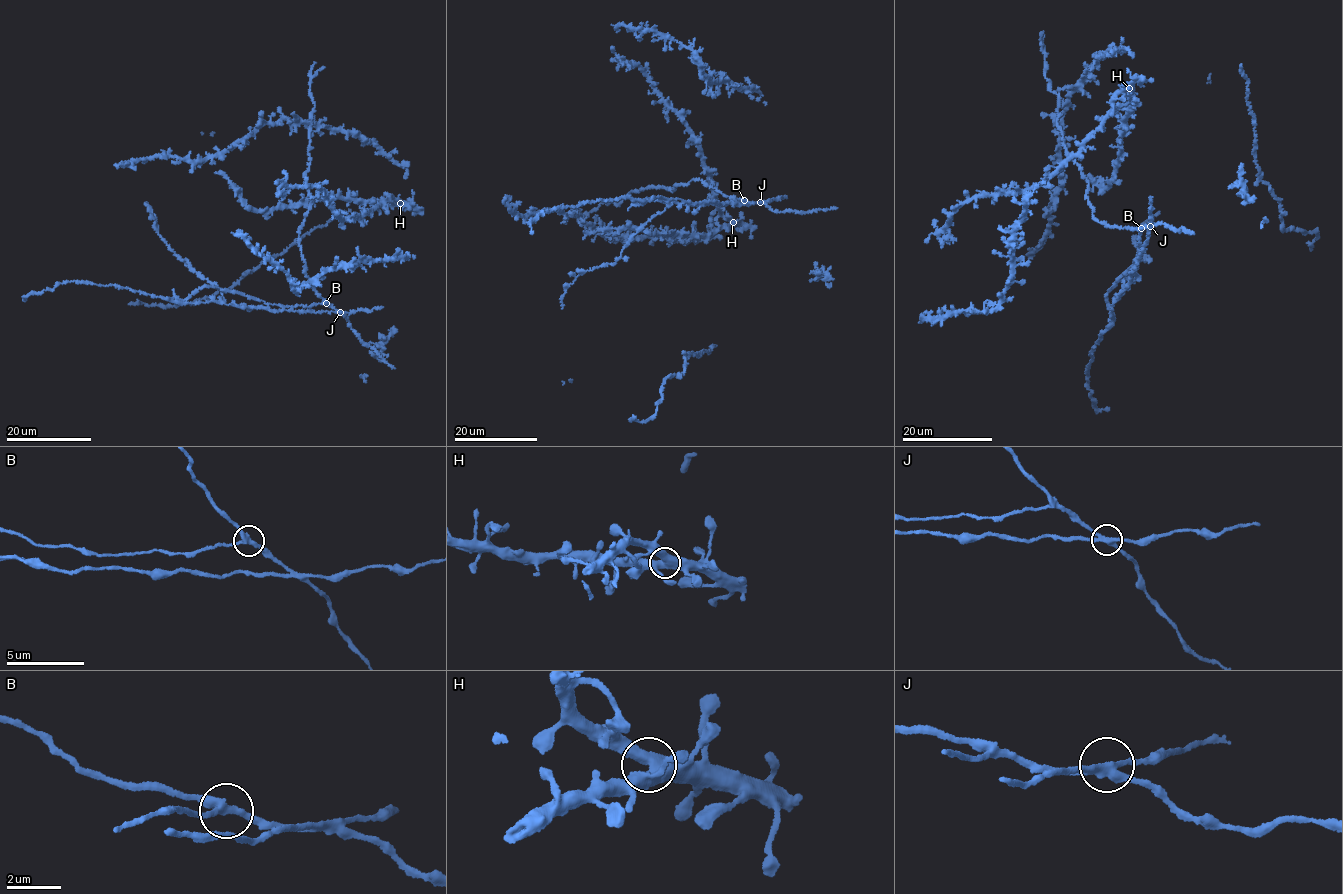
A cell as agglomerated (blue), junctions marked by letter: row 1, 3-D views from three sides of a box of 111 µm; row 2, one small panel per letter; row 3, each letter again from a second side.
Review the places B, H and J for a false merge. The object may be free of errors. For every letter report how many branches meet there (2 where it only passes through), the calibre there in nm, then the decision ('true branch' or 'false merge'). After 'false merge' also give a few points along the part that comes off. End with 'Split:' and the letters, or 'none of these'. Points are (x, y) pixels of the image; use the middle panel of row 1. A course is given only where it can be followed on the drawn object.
B: 3 branches meet; 280 nm thick; true branch
H: 4 branches meet; 500 nm thick; true branch
J: 4 branches meet; 300 nm thick; false merge
Split: J

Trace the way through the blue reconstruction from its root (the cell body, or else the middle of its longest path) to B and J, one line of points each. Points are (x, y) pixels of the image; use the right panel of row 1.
B: (1060, 98), (1058, 127), (1066, 153), (1087, 181), (1086, 199), (1093, 209), (1093, 218), (1109, 226), (1141, 228)
J: (1060, 98), (1058, 127), (1066, 153), (1087, 181), (1086, 199), (1093, 218), (1124, 228), (1150, 227)

